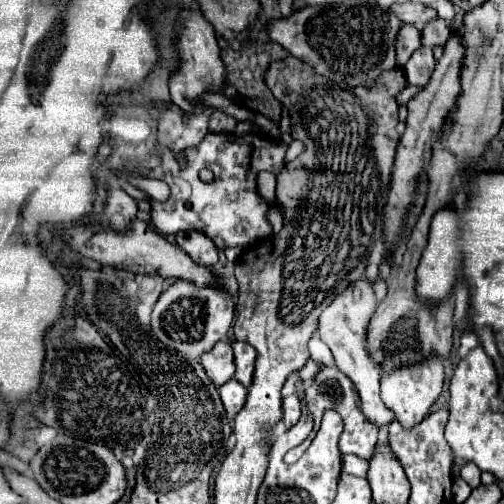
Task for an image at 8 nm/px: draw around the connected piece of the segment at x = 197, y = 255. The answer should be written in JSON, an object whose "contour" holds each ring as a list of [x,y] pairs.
{"contour":[[[198,231],[176,233],[176,245],[198,265],[210,267],[218,261],[216,245],[210,243],[210,239],[206,239],[206,235],[202,235]]]}

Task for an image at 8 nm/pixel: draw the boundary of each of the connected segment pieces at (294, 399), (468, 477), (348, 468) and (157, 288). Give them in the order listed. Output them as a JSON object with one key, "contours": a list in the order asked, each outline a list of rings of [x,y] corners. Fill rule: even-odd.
{"contours":[[[[296,393],[288,395],[282,399],[282,411],[284,411],[284,423],[286,429],[290,429],[292,425],[296,425],[296,421],[300,419],[300,399]]],[[[466,463],[466,465],[462,467],[460,475],[462,475],[462,479],[464,479],[472,489],[480,485],[480,469],[478,469],[474,463]]],[[[344,455],[344,467],[342,467],[342,471],[366,479],[366,475],[368,475],[368,463],[364,459],[360,459],[360,457]]],[[[136,275],[138,297],[146,305],[154,305],[164,289],[164,279],[160,275]]]]}

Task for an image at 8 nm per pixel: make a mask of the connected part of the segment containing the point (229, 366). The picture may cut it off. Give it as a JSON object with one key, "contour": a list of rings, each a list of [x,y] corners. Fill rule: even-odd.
{"contour":[[[222,339],[212,351],[200,357],[202,367],[214,385],[224,385],[234,377],[234,355],[230,351],[230,341]]]}

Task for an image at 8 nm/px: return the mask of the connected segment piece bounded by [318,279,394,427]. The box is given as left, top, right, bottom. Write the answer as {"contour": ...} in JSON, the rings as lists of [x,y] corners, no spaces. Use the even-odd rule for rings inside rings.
{"contour":[[[360,279],[358,283],[350,285],[344,293],[340,293],[332,301],[332,305],[328,305],[322,311],[318,333],[320,333],[320,339],[334,353],[336,367],[354,381],[354,385],[360,393],[360,399],[362,399],[364,417],[372,425],[382,427],[382,425],[388,425],[388,423],[394,421],[394,413],[386,411],[384,403],[380,401],[380,371],[378,371],[378,367],[374,367],[374,363],[370,363],[370,357],[366,355],[366,347],[364,347],[364,343],[366,343],[366,323],[370,321],[370,315],[374,313],[374,309],[376,309],[376,297],[374,297],[374,291],[372,291],[372,283],[368,283],[366,279]]]}

